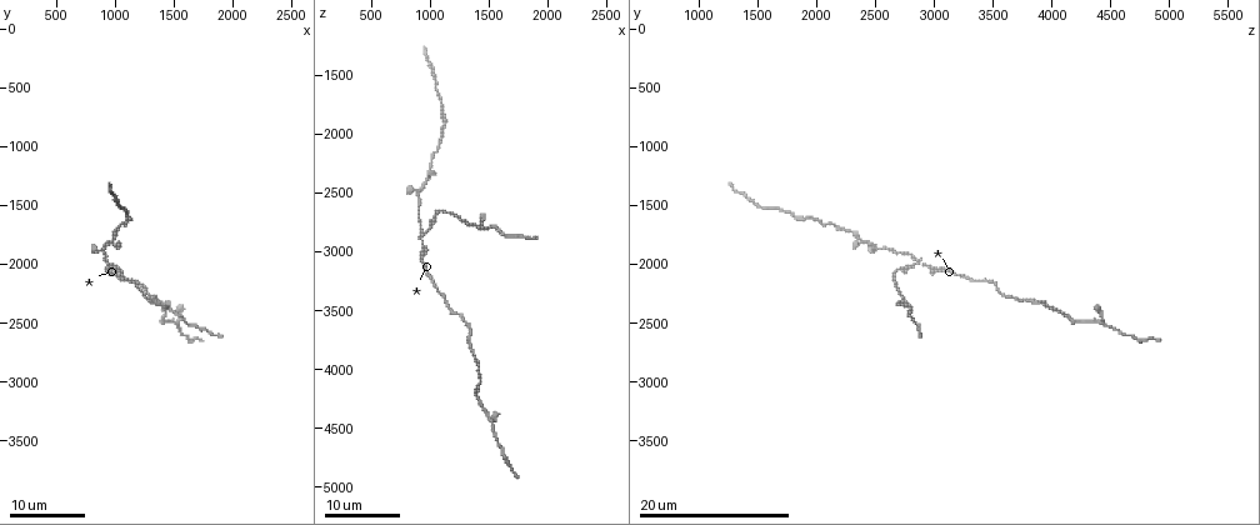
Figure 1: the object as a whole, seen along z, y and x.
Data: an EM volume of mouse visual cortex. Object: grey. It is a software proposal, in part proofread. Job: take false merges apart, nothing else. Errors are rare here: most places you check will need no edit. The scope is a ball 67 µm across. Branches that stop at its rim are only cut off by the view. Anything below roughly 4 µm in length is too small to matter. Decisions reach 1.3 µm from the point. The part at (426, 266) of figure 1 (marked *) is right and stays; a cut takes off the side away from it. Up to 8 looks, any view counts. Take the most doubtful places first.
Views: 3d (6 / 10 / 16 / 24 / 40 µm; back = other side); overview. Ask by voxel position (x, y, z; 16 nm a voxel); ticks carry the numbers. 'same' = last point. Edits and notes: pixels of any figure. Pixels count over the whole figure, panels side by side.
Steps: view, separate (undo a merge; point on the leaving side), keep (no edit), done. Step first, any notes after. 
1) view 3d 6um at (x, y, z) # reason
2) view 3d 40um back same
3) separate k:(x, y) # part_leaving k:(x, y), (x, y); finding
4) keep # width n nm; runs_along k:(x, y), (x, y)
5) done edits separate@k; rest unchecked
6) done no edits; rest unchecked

view 3d 24um at (940, 1980, 2860) # three arms meet

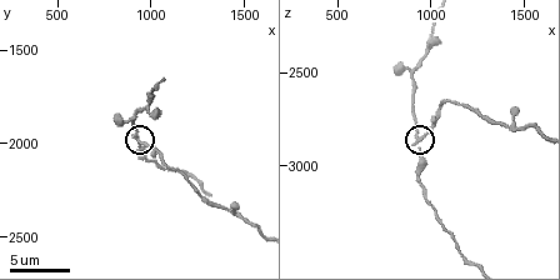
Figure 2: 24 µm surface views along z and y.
view 3d 10um at (920, 1980, 2860)

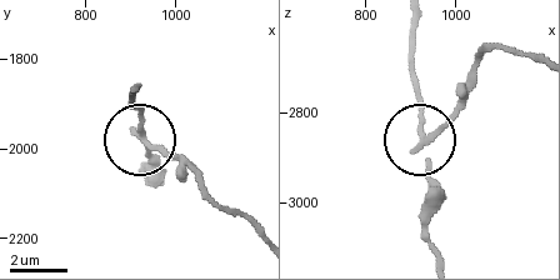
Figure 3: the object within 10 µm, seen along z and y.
separate 3:(174, 159) # width 170 nm; two neurons meet here

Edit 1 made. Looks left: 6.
view overview # redraw

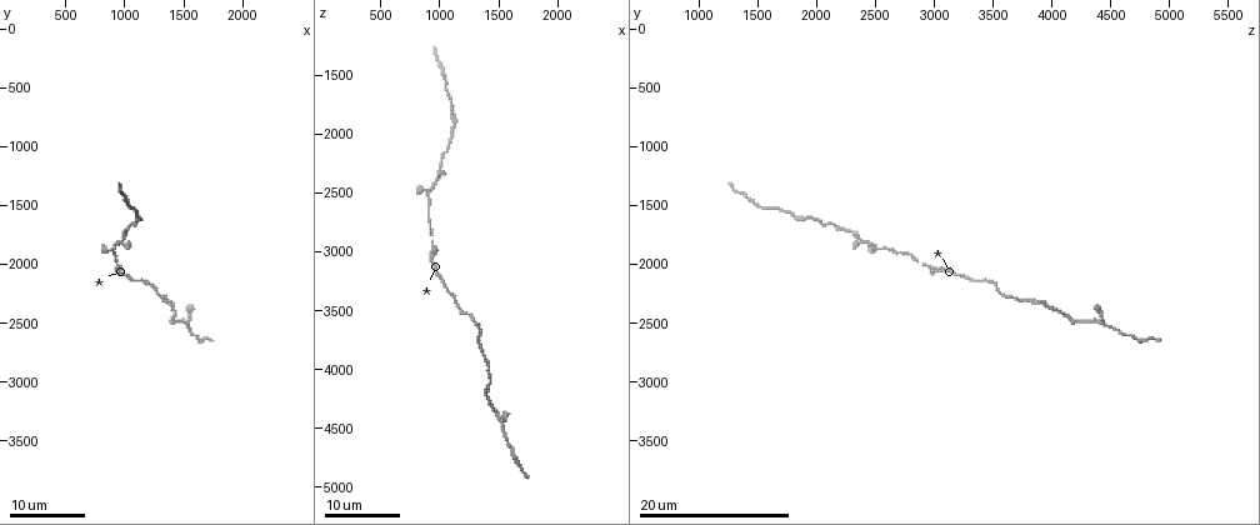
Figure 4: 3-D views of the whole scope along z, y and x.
view 3d 16um at (900, 1860, 2560)

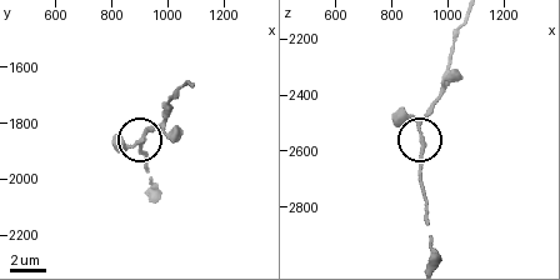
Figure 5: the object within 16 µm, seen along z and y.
view 3d 10um same

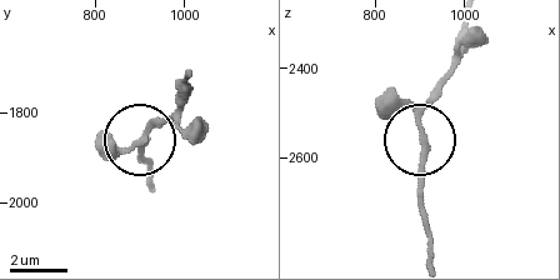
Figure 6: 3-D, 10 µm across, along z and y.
keep # arms 3; runs_along 6:(153, 186), (141, 143), (168, 116); all the same neuron

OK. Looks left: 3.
view 3d 24um at (980, 1740, 2300) # thick turns thin

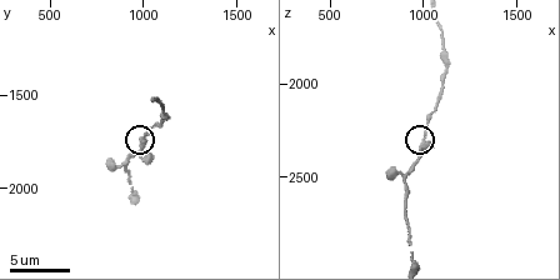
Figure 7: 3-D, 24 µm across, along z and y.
view 3d 10um same

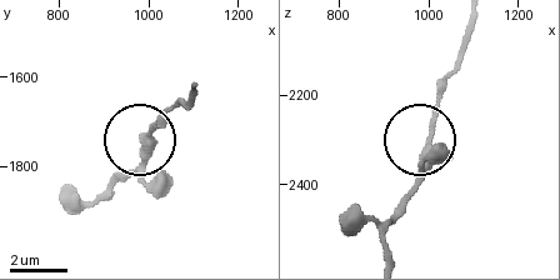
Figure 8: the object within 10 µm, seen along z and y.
keep # one neuron here

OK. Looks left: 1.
done edits separate@3; rest unchecked

